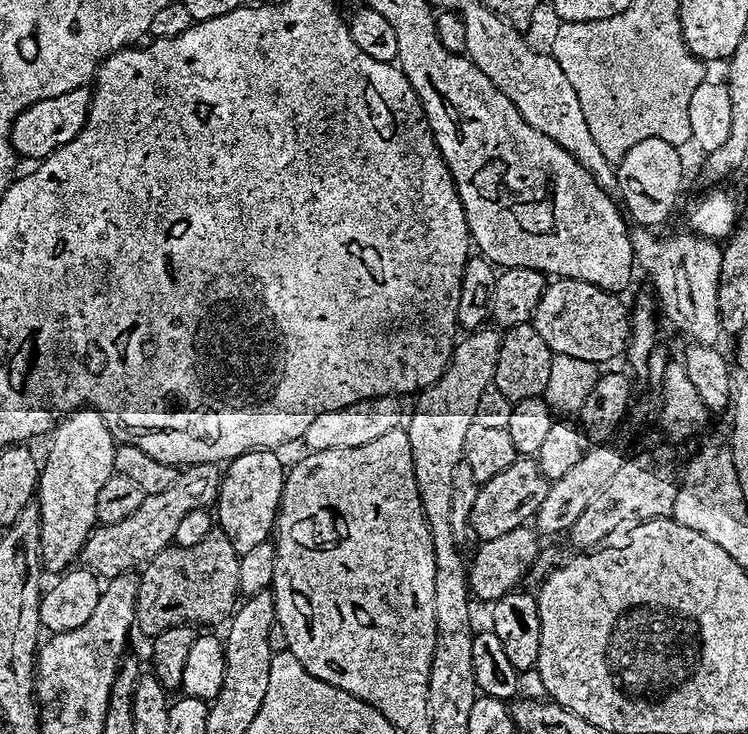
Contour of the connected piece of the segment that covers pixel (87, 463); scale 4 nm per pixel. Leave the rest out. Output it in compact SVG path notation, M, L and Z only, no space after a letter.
M97 408L75 409L63 420L51 433L52 441L48 444L48 457L42 460L38 489L42 564L55 574L63 573L79 557L92 529L97 527L98 493L116 472L114 454L117 442Z

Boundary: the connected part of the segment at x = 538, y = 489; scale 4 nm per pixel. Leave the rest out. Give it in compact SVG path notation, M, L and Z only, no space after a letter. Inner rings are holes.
M517 458L510 466L506 466L506 470L502 470L502 474L494 474L494 478L480 485L478 498L475 499L474 508L469 516L471 535L473 537L476 535L477 541L483 542L498 538L502 534L510 534L510 530L525 527L535 517L537 510L542 506L542 501L546 499L549 483L546 474L542 474L539 459Z

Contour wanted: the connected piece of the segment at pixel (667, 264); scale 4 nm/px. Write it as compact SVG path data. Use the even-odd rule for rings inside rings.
M687 234L677 244L664 244L656 252L650 268L656 278L655 299L662 309L662 316L669 320L689 341L703 345L715 345L722 336L718 314L718 282L720 281L719 243L705 240L695 234Z

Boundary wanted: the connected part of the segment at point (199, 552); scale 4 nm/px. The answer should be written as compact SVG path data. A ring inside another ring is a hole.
M214 530L198 546L169 546L139 573L135 627L147 638L171 628L227 621L238 607L238 566L241 555L221 530Z

